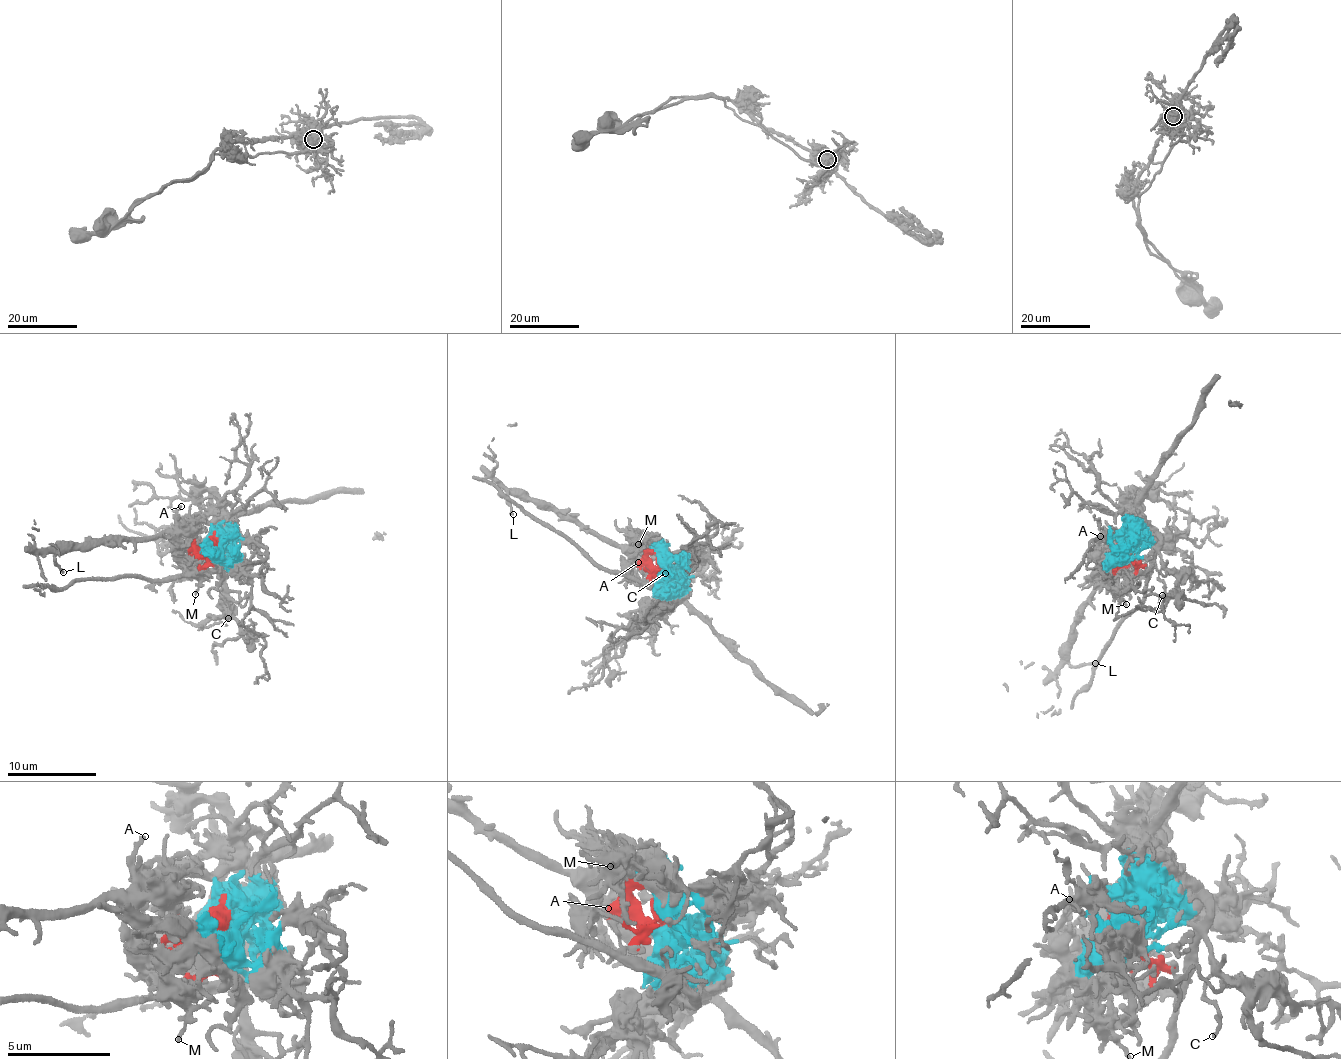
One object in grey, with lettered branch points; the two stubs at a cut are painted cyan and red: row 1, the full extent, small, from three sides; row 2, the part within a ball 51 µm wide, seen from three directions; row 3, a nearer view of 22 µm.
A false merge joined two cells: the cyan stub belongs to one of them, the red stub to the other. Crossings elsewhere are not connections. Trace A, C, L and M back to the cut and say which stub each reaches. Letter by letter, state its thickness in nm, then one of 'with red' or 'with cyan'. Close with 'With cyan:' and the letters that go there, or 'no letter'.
A: 200 nm thick; with red
C: 170 nm thick; with cyan
L: 180 nm thick; with red
M: 120 nm thick; with red
With cyan: C

